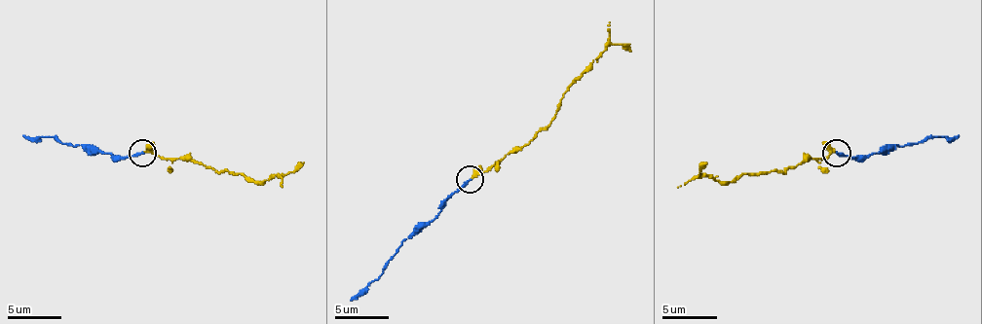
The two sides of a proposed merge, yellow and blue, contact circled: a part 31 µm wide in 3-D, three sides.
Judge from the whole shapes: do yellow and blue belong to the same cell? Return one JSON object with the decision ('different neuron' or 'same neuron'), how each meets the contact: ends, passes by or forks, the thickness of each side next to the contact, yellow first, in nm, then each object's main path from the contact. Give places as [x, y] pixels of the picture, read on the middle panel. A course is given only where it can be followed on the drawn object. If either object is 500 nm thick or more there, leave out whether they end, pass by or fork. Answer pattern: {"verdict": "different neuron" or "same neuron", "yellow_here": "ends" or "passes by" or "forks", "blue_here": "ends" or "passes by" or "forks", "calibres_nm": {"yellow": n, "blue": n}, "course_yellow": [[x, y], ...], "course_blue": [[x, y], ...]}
{"verdict": "same neuron", "yellow_here": "passes by", "blue_here": "ends", "calibres_nm": {"yellow": 260, "blue": 280}, "course_yellow": [[472, 177], [515, 153], [545, 128], [566, 88], [610, 45], [623, 45], [631, 50]], "course_blue": [[469, 180], [436, 215], [403, 239], [379, 277], [350, 299]]}

